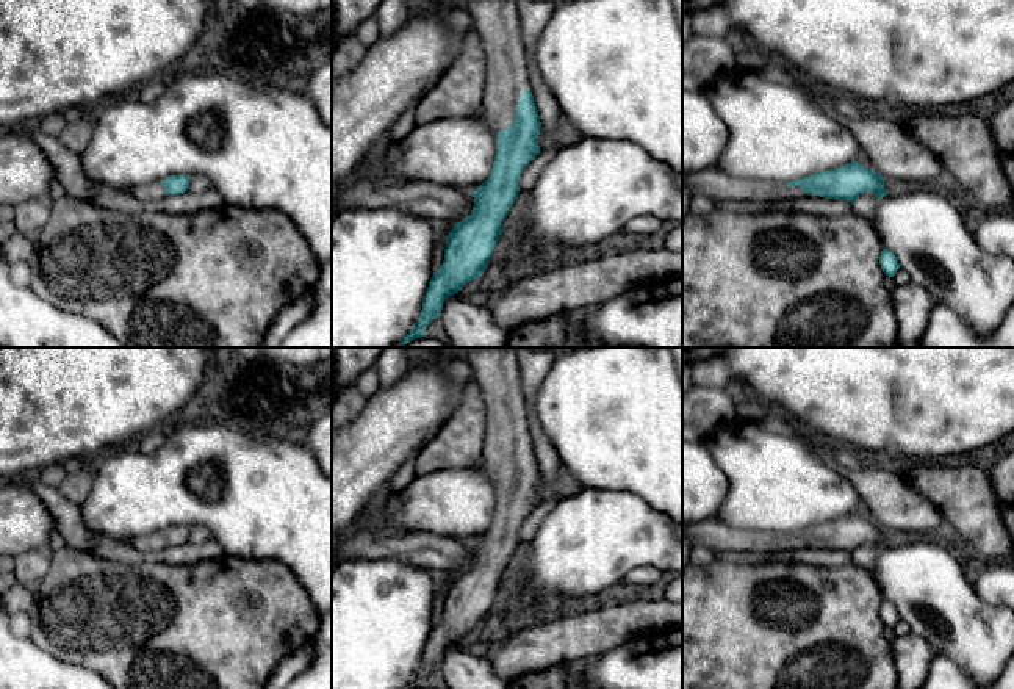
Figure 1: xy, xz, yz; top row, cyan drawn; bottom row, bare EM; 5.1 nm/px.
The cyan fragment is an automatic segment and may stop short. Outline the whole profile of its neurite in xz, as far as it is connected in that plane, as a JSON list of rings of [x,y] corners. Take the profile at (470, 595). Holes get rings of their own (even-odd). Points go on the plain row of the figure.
[[[480,348],[465,360],[474,370],[474,381],[485,402],[487,435],[482,457],[485,470],[499,479],[496,507],[490,528],[473,543],[474,557],[471,565],[455,575],[446,587],[443,615],[429,633],[416,676],[404,689],[424,687],[427,676],[440,667],[444,651],[452,645],[458,645],[466,634],[477,631],[485,623],[496,593],[504,583],[502,573],[520,543],[520,528],[540,504],[540,467],[532,443],[523,438],[527,426],[527,406],[516,351],[513,348]]]

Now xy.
[[[169,526],[161,536],[141,536],[133,540],[133,547],[150,556],[156,548],[164,545],[178,547],[189,540],[189,526]]]

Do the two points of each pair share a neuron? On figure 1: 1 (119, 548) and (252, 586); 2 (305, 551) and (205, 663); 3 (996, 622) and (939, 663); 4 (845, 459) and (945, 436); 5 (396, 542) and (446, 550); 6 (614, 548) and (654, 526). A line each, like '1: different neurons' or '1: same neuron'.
1: different neurons
2: different neurons
3: different neurons
4: different neurons
5: same neuron
6: same neuron

